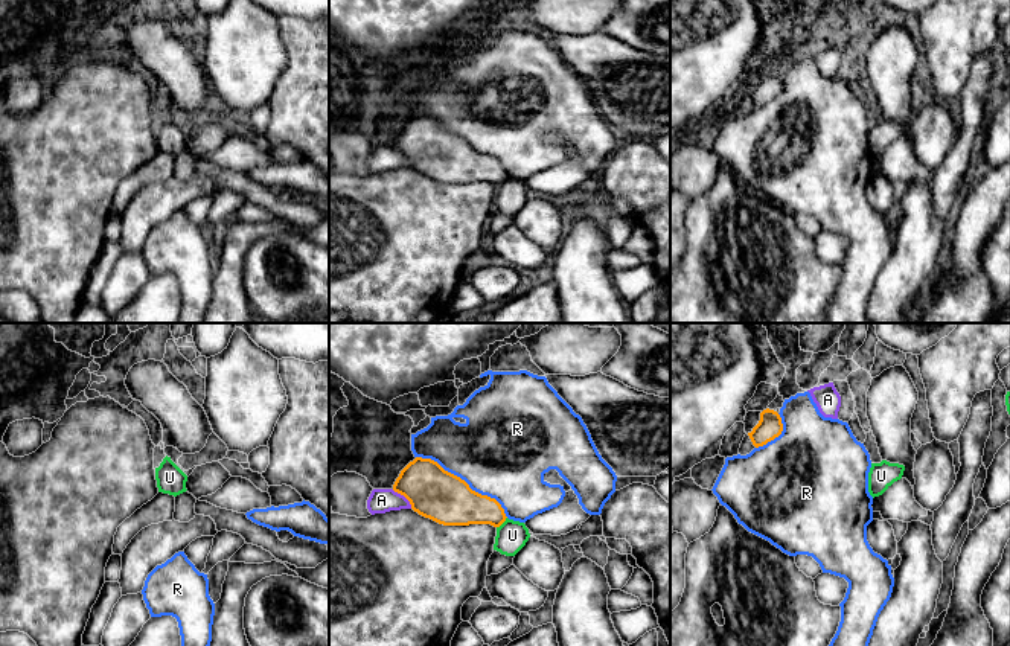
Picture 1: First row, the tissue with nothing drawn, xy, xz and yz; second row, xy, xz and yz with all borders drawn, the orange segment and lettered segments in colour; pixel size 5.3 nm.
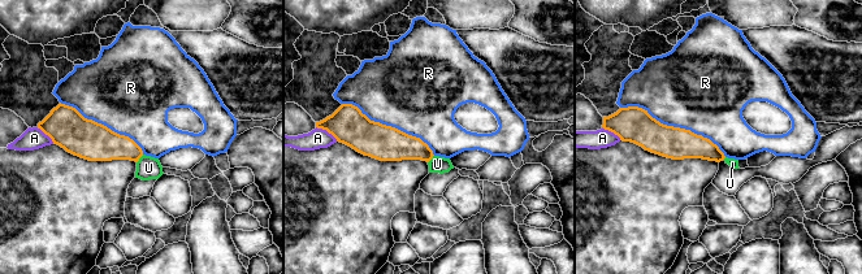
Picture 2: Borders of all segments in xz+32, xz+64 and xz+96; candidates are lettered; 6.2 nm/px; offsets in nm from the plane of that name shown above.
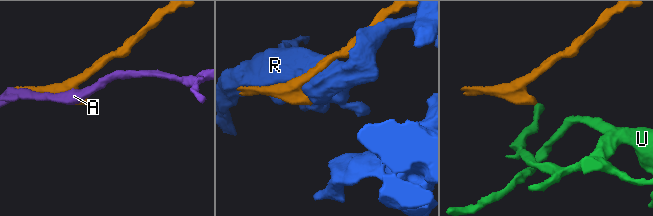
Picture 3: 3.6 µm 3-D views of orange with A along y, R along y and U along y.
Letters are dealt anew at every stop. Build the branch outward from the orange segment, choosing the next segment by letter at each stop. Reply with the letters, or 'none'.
none

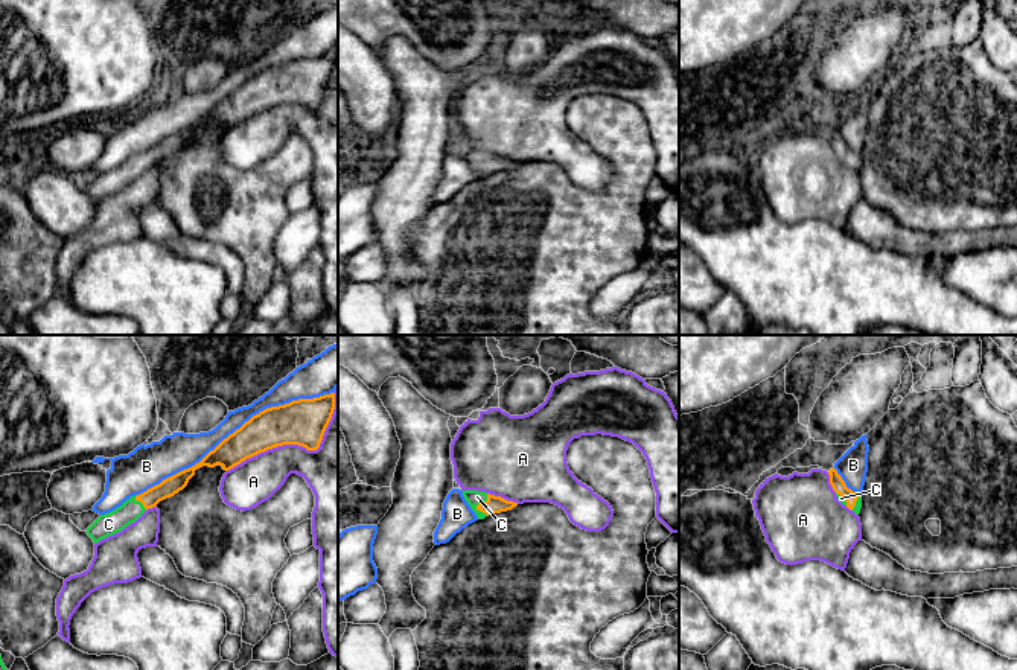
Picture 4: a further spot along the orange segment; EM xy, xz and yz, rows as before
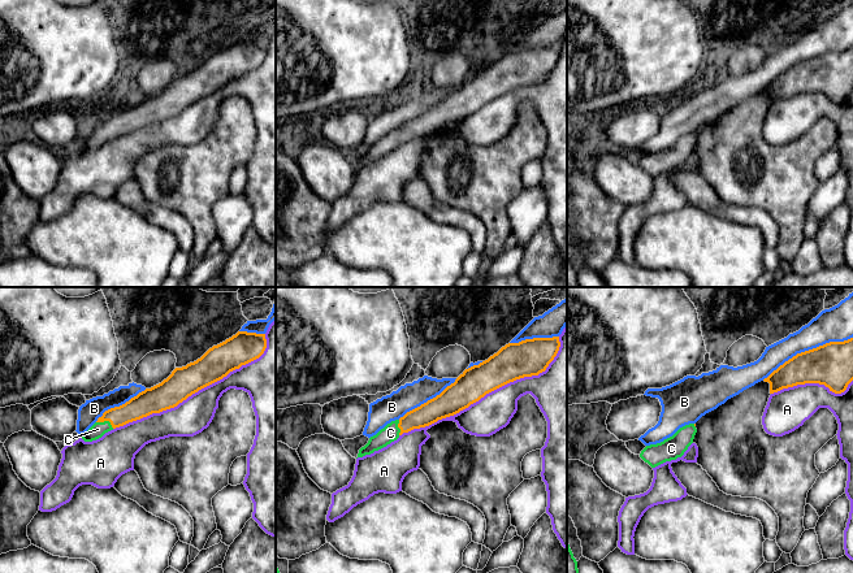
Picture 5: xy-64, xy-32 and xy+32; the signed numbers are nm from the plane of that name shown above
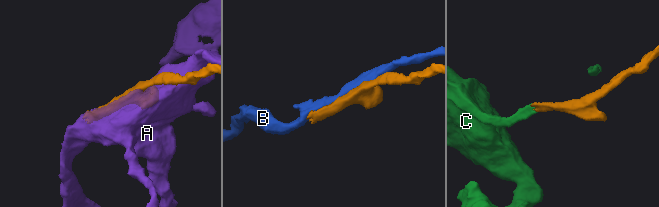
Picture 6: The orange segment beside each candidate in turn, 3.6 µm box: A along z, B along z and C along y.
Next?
C

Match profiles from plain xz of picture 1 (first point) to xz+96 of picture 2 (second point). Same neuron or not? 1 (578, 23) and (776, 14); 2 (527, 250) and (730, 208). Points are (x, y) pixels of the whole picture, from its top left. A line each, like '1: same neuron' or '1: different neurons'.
1: same neuron
2: same neuron

